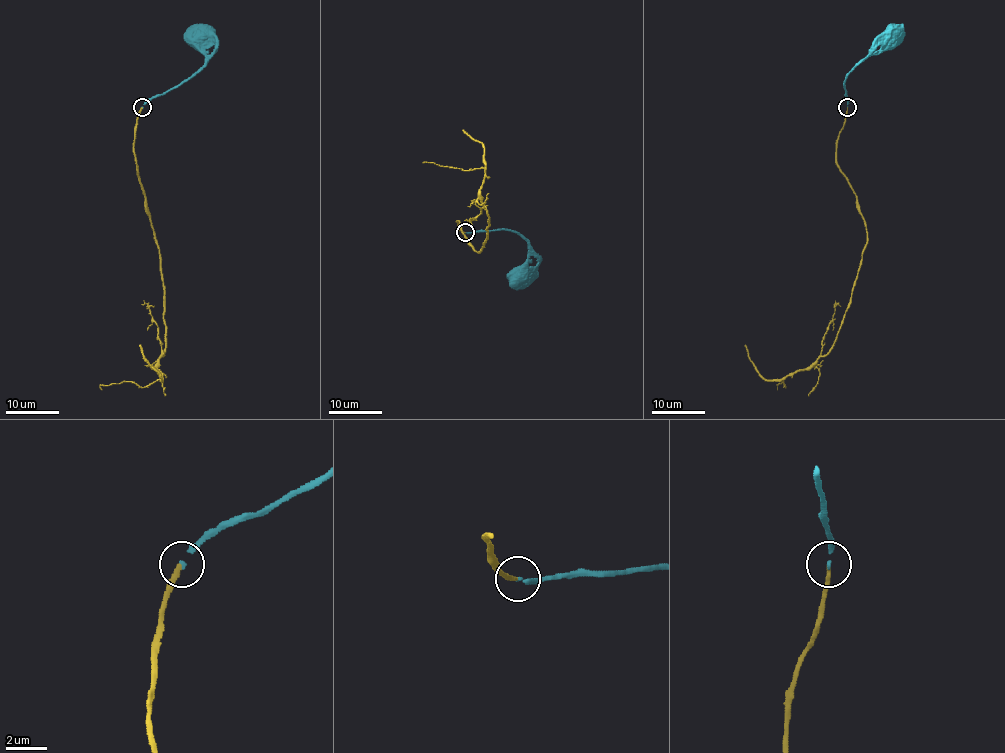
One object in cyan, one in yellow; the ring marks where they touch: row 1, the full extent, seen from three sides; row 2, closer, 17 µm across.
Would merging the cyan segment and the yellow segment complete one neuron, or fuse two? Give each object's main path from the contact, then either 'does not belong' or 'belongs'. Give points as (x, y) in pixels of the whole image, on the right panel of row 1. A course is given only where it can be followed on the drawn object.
cyan runs (847, 107), (846, 75), (860, 62), (887, 48), (897, 37), (895, 34); yellow runs (847, 107), (835, 161), (866, 227), (860, 268), (837, 339), (777, 389); belongs

